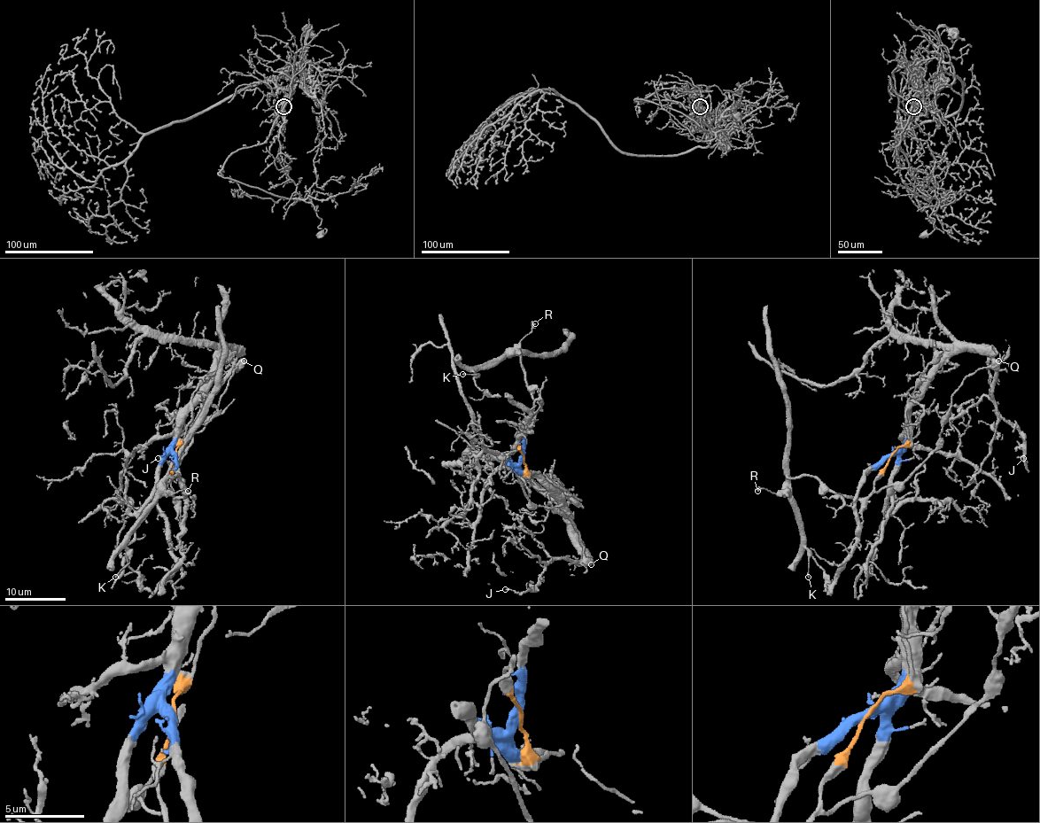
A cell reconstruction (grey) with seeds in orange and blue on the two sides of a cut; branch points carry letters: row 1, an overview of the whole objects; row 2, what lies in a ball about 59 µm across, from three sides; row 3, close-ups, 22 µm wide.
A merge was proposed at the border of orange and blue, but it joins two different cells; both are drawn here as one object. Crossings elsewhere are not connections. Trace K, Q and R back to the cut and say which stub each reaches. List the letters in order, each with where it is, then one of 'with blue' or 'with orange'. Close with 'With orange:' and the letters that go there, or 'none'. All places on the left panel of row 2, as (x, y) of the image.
K: (115, 577) | with orange
Q: (244, 361) | with orange
R: (188, 491) | with orange
With orange: K, Q, R

